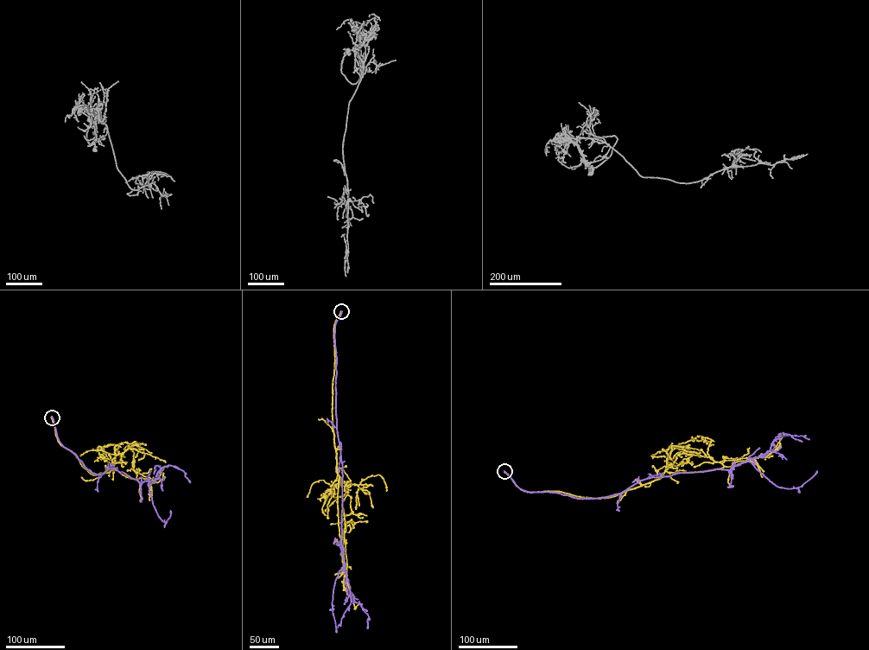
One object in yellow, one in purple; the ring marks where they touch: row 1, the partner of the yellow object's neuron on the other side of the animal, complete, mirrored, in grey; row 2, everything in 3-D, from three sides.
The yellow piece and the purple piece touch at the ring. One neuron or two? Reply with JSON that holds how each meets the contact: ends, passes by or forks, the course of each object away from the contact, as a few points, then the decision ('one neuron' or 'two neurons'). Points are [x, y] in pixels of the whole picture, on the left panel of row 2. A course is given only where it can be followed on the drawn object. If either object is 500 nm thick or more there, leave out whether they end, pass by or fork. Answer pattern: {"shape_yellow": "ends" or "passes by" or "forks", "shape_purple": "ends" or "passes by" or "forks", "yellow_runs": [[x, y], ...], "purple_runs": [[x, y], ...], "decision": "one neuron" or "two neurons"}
{"yellow_runs": [[52, 417], [60, 443], [93, 475], [113, 465], [131, 479], [134, 470], [157, 482], [163, 473]], "purple_runs": [[52, 417], [60, 442], [86, 468], [102, 475], [114, 468], [142, 484], [148, 481], [161, 520], [170, 511]], "decision": "two neurons"}

